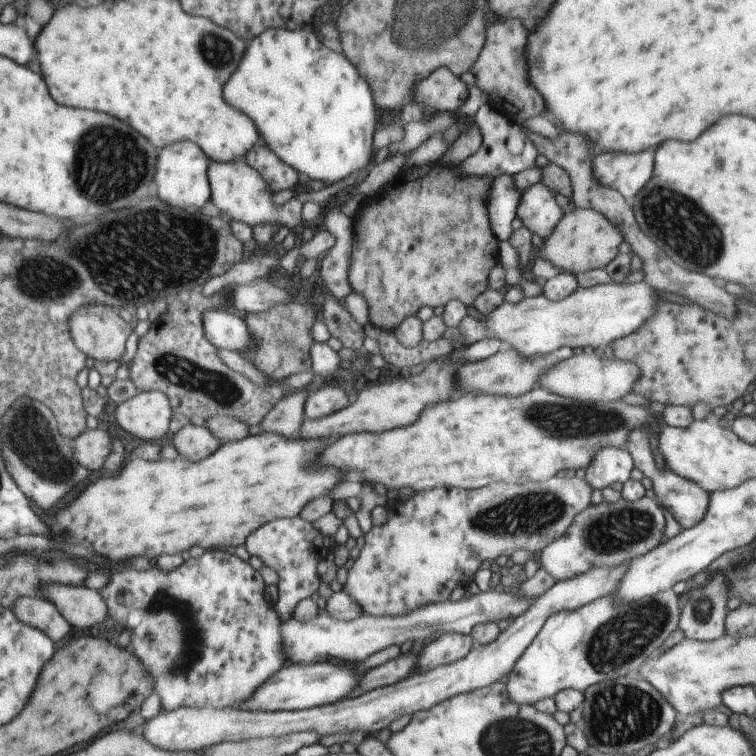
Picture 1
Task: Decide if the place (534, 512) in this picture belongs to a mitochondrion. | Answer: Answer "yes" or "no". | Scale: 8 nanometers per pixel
yes

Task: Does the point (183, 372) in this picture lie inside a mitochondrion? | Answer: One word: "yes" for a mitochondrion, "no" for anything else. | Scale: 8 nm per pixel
yes

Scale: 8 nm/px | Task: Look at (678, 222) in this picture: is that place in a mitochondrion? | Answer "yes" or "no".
yes

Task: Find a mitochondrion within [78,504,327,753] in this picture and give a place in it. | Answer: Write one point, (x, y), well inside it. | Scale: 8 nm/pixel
(196, 635)

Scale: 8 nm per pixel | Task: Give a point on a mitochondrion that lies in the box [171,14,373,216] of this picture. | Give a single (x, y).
(216, 50)

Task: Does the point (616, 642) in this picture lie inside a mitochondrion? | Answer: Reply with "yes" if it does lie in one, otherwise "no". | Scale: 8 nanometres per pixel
yes

